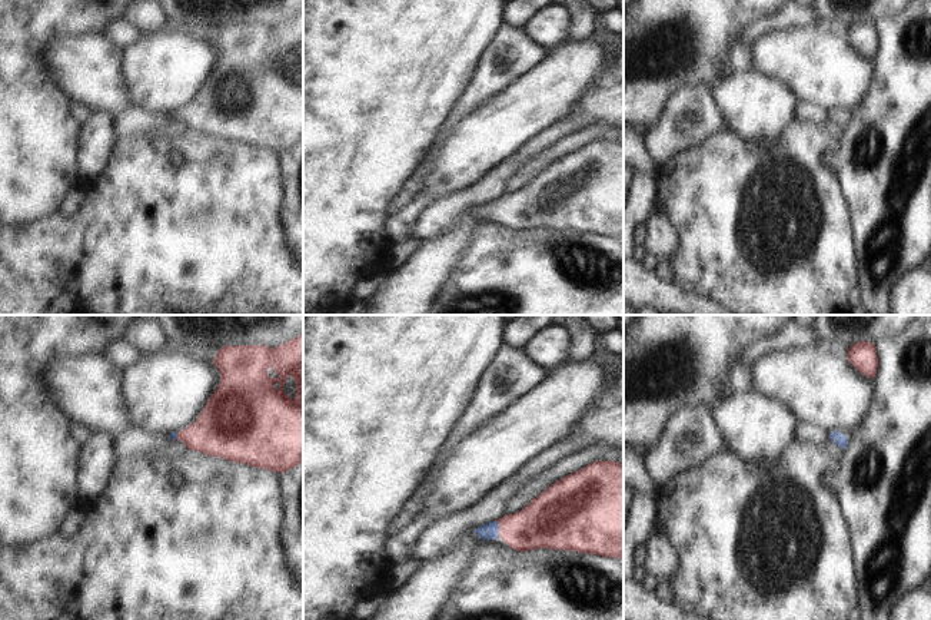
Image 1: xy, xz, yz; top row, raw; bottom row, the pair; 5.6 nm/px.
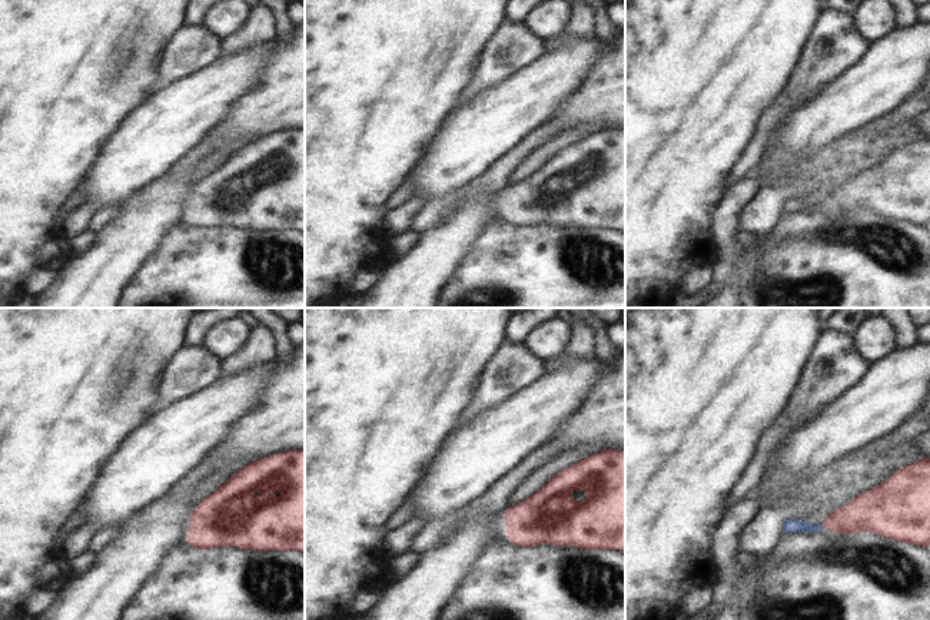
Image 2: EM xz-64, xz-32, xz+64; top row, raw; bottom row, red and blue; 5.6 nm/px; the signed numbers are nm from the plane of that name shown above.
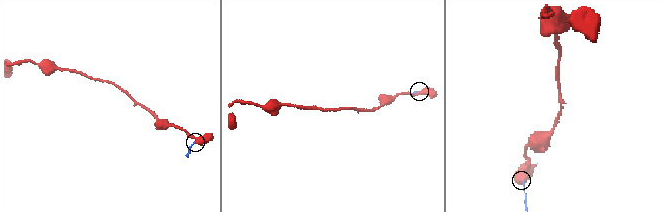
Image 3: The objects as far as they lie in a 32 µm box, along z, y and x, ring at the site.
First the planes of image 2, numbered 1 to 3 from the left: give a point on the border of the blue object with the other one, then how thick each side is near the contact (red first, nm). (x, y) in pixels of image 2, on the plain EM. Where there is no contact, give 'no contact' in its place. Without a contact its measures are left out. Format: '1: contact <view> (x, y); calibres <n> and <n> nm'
1: no contact
2: no contact
3: no contact

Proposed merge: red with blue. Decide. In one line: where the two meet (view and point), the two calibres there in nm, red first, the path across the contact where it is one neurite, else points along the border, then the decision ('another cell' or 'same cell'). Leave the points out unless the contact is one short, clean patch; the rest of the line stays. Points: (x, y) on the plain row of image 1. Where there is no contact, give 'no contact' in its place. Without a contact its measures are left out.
xz (499, 206) | 280/100 nm | across xz (544, 202), (534, 206), (499, 206), (491, 209) | same cell

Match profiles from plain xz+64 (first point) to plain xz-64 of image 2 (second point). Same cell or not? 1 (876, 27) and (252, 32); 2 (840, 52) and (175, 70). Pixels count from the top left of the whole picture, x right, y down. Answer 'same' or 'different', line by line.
1: different
2: same

